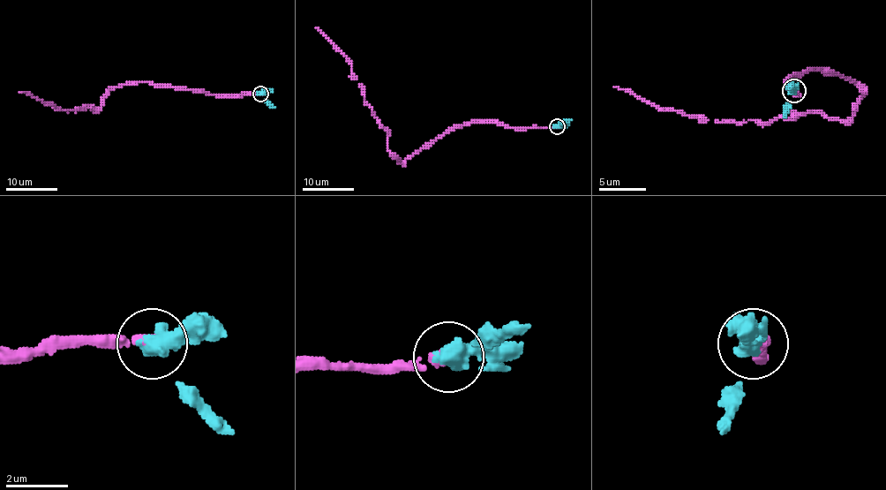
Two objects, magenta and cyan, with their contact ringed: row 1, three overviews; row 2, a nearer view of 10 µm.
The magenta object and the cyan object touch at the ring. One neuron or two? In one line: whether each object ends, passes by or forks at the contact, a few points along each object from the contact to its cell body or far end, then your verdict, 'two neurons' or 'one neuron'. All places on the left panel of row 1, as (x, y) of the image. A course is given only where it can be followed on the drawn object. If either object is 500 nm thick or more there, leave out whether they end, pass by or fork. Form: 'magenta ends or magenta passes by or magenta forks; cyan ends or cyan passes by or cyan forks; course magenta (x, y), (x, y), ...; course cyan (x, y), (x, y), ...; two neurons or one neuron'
course magenta (260, 94), (209, 95), (130, 82), (112, 87), (95, 109), (91, 105), (67, 110), (19, 91); course cyan (260, 94), (274, 108); one neuron

